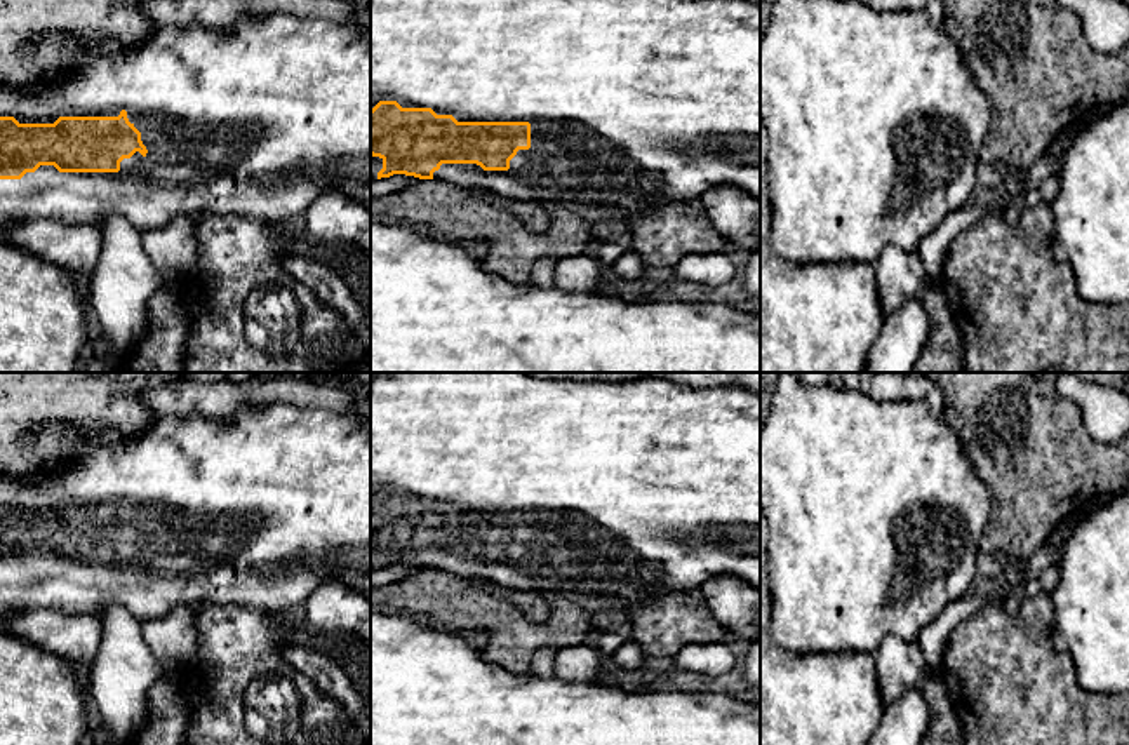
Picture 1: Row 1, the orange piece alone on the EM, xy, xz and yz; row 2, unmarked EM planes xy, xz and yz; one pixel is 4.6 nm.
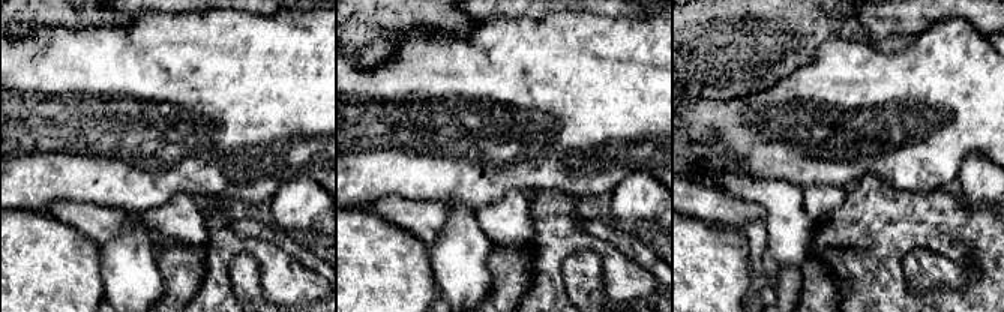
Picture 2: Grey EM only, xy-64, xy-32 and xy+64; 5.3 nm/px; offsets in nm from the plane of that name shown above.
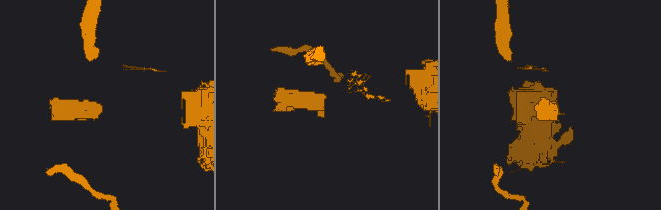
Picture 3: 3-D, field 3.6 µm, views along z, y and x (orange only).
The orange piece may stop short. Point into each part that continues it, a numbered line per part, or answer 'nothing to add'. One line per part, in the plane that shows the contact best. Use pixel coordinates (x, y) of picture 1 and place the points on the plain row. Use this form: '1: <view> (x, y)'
1: xy (258, 510)

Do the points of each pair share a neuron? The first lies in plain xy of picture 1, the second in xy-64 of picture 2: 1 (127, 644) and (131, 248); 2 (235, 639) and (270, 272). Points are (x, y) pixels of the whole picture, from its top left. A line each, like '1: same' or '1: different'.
1: same
2: same

